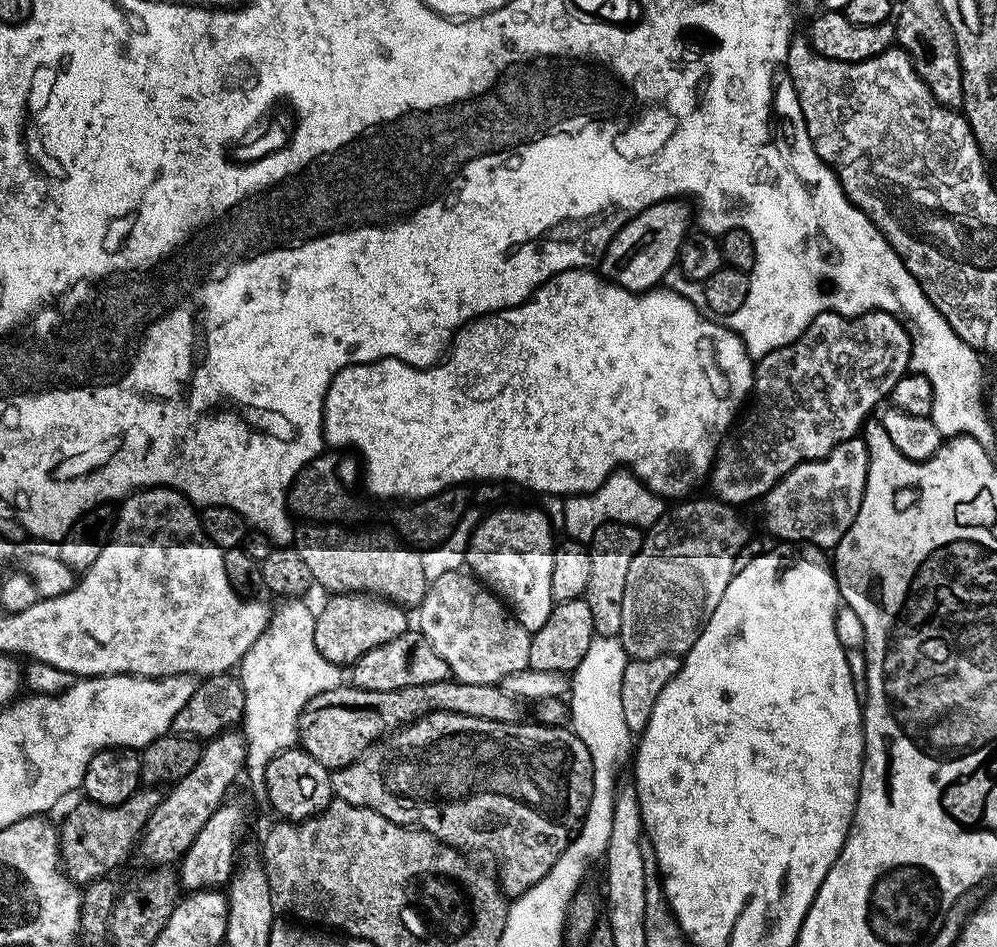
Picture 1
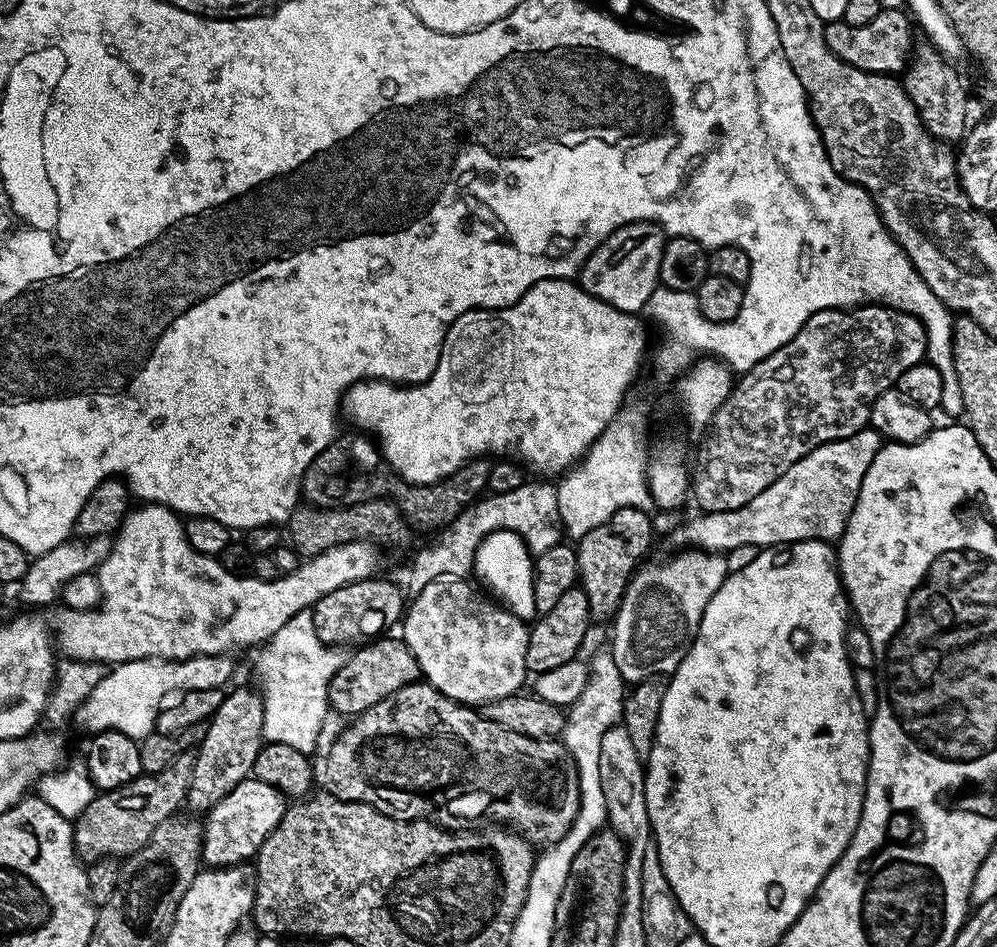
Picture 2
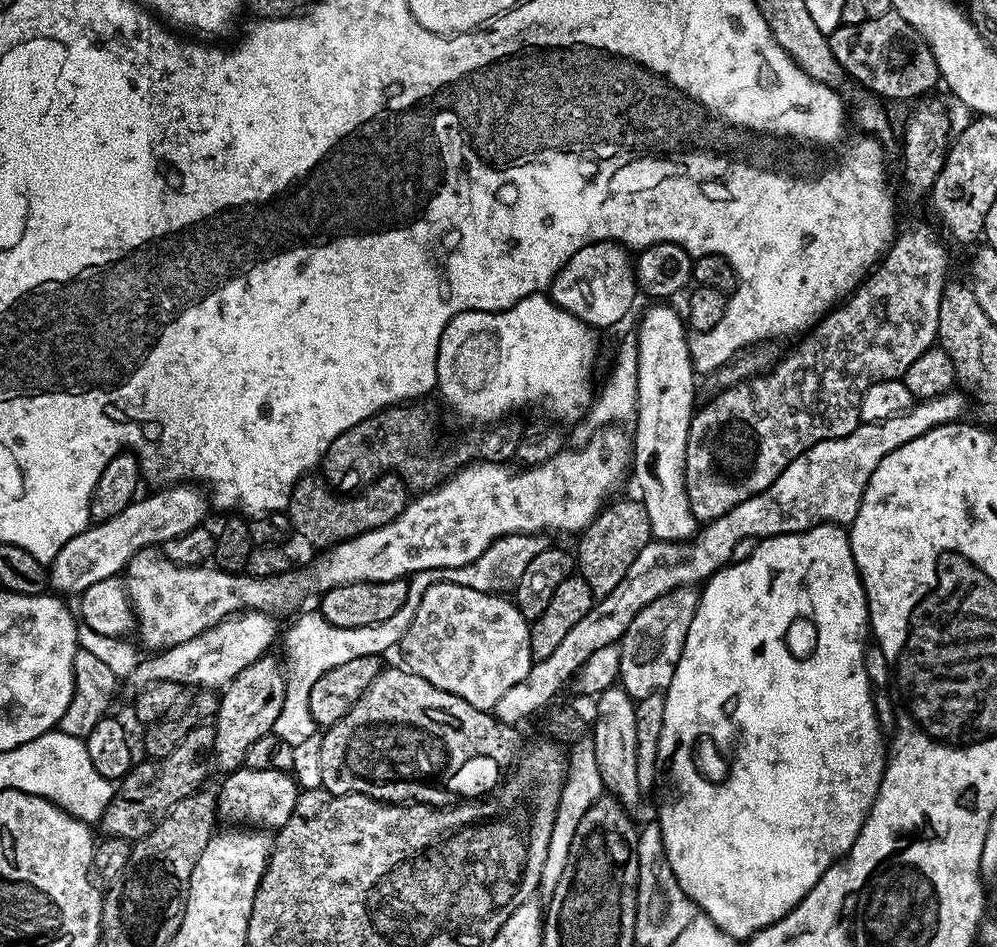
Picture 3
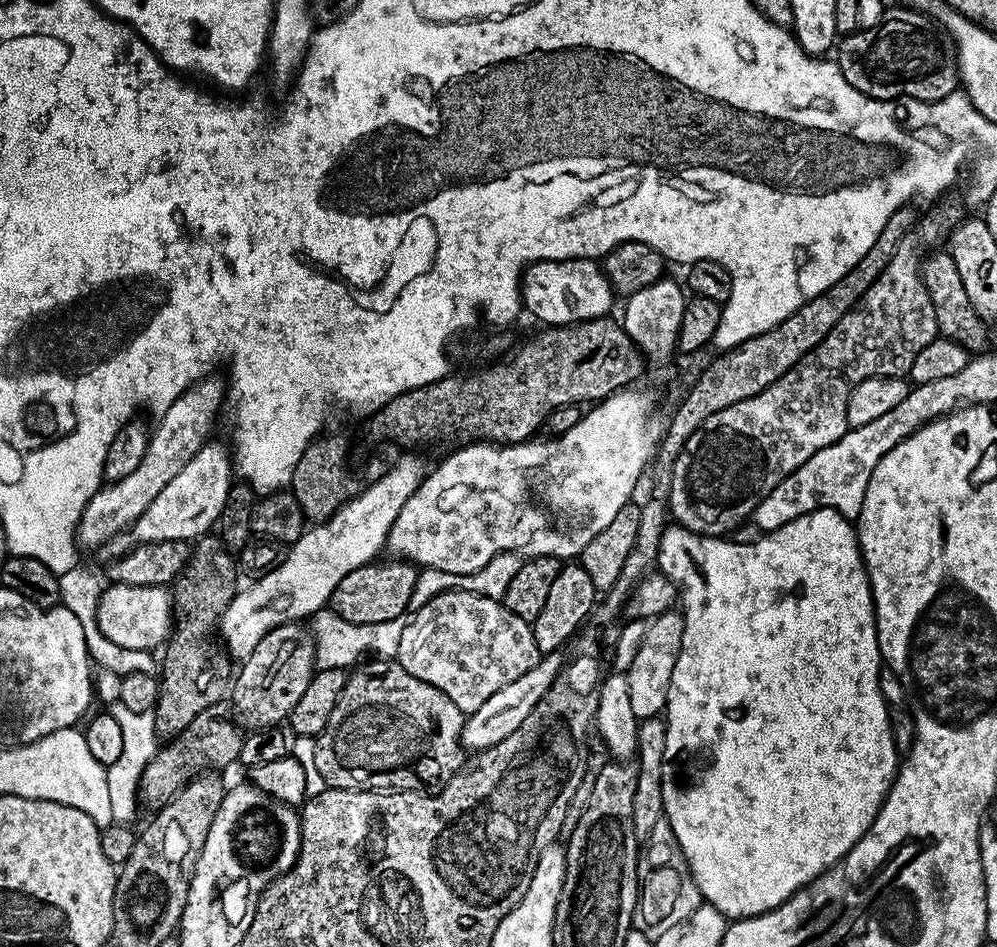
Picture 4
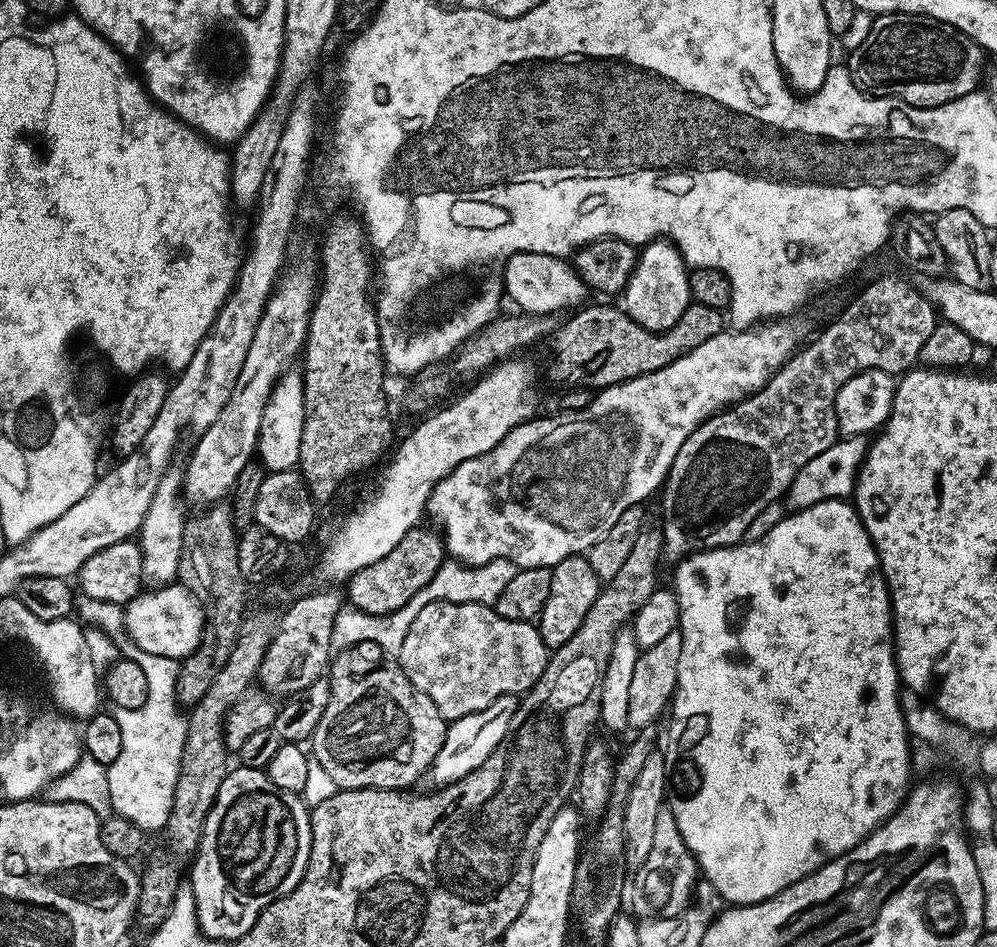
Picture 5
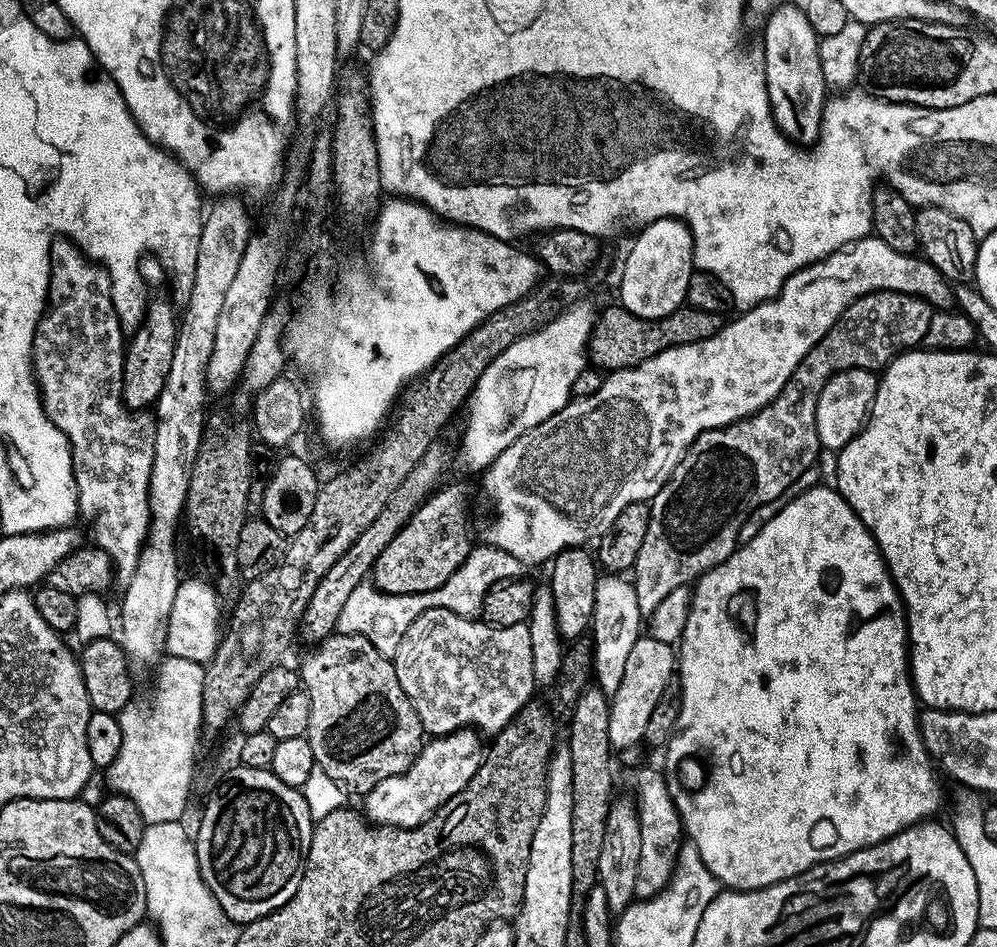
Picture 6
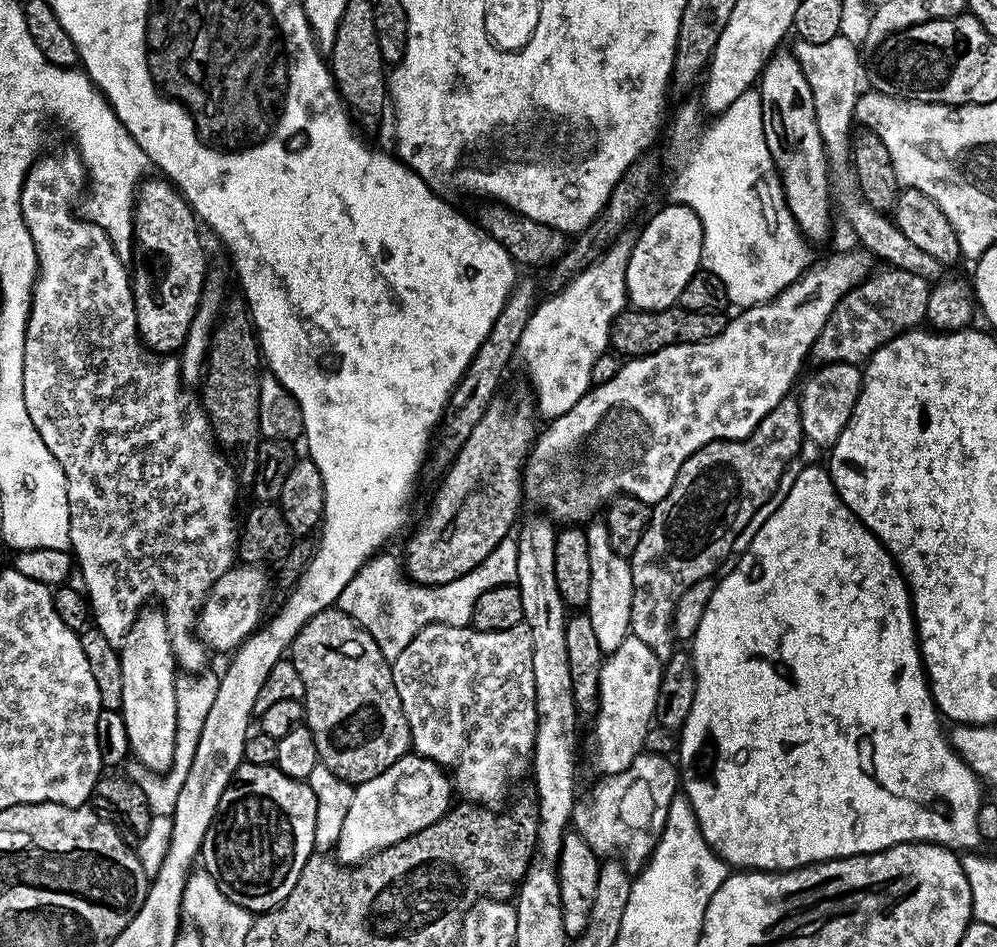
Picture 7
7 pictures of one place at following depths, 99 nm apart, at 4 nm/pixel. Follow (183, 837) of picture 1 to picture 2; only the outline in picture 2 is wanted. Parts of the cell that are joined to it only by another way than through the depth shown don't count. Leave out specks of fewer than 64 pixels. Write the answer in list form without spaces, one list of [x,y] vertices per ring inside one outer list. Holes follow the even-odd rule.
[[[238,688],[225,695],[222,706],[208,721],[208,733],[195,753],[196,760],[192,764],[192,785],[186,804],[193,808],[189,808],[193,813],[207,814],[239,782],[251,775],[254,759],[264,746],[263,721],[264,701],[255,689]]]

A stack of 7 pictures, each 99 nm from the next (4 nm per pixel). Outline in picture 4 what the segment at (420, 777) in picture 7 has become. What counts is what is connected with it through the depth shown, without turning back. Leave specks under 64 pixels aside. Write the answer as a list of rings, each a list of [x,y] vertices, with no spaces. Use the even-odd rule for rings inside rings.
[[[560,652],[541,655],[534,667],[526,670],[526,674],[522,674],[522,678],[514,678],[510,686],[502,686],[502,690],[492,694],[478,710],[465,719],[463,730],[460,732],[461,745],[465,749],[470,748],[469,751],[472,752],[484,751],[485,748],[496,745],[507,735],[512,734],[514,730],[518,730],[523,719],[534,710],[534,706],[545,696],[546,690],[559,678],[566,663],[565,657],[562,657]]]

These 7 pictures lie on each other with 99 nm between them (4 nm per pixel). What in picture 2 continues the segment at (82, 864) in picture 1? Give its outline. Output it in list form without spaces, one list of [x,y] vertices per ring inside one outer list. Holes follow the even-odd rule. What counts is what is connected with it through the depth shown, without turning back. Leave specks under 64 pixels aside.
[[[181,758],[175,760],[169,768],[155,774],[141,774],[134,778],[134,782],[126,782],[126,786],[115,788],[109,792],[100,792],[82,810],[82,814],[76,817],[72,830],[76,855],[84,862],[95,862],[98,860],[107,860],[109,858],[127,858],[135,854],[166,822],[166,818],[177,815],[181,811],[182,805],[187,801],[188,791],[192,785],[192,764],[187,759]]]

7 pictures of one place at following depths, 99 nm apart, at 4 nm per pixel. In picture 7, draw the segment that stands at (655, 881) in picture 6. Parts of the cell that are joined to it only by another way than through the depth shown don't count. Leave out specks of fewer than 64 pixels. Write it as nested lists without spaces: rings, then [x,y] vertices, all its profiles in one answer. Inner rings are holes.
[[[645,750],[636,755],[626,770],[608,776],[605,781],[597,786],[592,804],[577,803],[574,831],[598,854],[618,854],[629,873],[635,874],[647,864],[666,826],[670,802],[678,794],[678,768],[666,757]]]

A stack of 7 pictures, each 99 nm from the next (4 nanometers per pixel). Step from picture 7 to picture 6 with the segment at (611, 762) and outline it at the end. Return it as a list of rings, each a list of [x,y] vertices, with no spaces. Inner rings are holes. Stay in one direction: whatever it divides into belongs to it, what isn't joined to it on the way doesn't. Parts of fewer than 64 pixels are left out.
[[[651,634],[641,635],[634,642],[634,648],[630,652],[629,661],[626,663],[622,684],[616,693],[610,698],[612,709],[610,710],[610,742],[613,749],[632,748],[643,741],[646,734],[646,725],[650,722],[650,714],[666,690],[668,683],[674,679],[674,673],[678,668],[678,656],[673,645],[666,642],[658,642]]]

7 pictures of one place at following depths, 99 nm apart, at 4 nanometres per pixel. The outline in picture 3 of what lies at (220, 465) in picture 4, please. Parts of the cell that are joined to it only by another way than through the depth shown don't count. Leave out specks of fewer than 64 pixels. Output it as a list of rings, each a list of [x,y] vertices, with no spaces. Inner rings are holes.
[[[188,482],[174,484],[153,491],[156,492],[153,496],[141,495],[114,518],[89,523],[52,559],[48,568],[51,591],[56,594],[84,592],[94,586],[94,582],[106,582],[106,578],[120,576],[138,550],[163,546],[167,540],[186,534],[186,530],[201,527],[205,523],[204,515],[210,512],[210,504],[205,493],[203,496],[199,490]]]

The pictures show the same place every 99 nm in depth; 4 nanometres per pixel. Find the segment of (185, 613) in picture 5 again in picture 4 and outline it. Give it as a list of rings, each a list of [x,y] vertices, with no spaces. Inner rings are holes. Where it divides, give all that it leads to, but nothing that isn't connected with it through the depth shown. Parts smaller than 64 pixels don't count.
[[[109,583],[97,602],[96,624],[101,634],[117,646],[138,651],[159,649],[174,628],[174,600],[164,586],[151,588]]]

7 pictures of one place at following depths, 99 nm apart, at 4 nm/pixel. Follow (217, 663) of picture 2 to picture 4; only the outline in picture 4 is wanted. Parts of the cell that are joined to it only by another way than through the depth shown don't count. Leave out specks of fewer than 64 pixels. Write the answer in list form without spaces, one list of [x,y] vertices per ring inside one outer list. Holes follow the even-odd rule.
[[[403,456],[395,461],[394,467],[385,476],[378,478],[378,482],[371,484],[365,492],[343,504],[337,512],[332,513],[329,520],[317,523],[304,531],[298,542],[294,542],[288,548],[288,556],[282,562],[282,566],[278,566],[278,570],[270,570],[265,576],[253,579],[249,588],[241,587],[237,591],[230,606],[226,606],[226,610],[220,616],[218,625],[219,639],[220,636],[224,639],[223,647],[233,661],[244,661],[253,653],[258,642],[276,627],[303,621],[303,616],[305,618],[315,616],[317,610],[331,601],[334,586],[338,586],[338,582],[342,582],[342,578],[346,578],[350,570],[358,570],[364,564],[373,563],[379,557],[376,555],[385,551],[388,535],[398,514],[402,514],[402,506],[406,506],[406,498],[410,498],[410,494],[418,490],[426,475],[426,467],[424,468],[423,462],[418,457]]]

